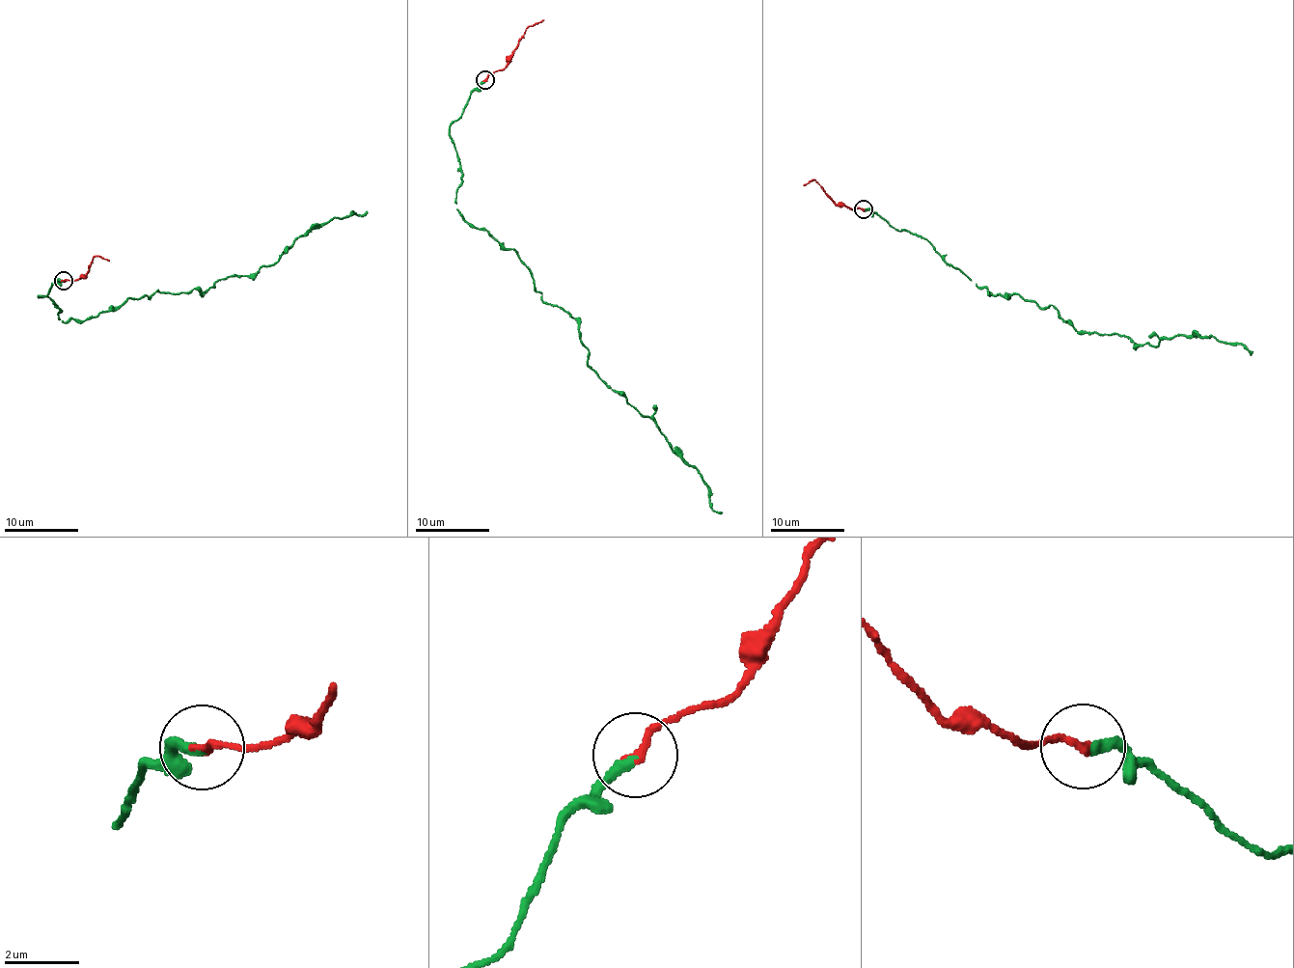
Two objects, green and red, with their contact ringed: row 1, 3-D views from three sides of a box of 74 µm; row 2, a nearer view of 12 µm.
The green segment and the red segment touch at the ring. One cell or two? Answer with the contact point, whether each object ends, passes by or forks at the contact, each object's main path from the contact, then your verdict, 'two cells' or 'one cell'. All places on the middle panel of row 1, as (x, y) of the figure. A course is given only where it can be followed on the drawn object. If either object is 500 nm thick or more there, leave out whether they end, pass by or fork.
at (485, 80); green ends there; red ends there; green runs (484, 81), (450, 126), (458, 212), (519, 255), (545, 302), (574, 319), (588, 366), (652, 420), (722, 513); red runs (484, 80), (492, 72), (502, 70), (529, 27), (543, 19); one cell

